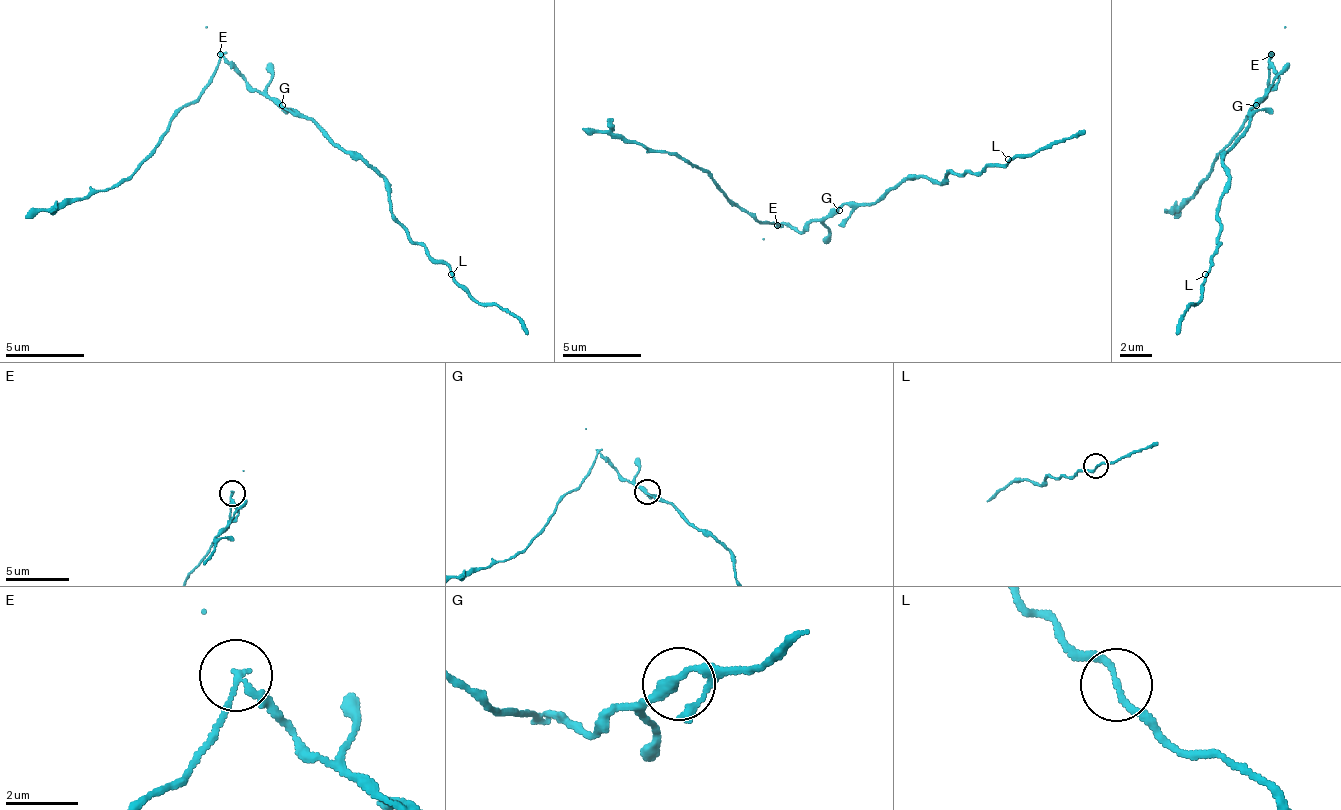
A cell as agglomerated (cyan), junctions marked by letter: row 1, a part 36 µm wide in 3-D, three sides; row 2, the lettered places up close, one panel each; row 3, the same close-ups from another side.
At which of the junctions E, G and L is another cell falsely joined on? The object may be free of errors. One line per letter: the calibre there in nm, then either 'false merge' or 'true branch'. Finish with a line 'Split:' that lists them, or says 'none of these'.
E: 150 nm thick; false merge
G: 280 nm thick; true branch
L: 150 nm thick; true branch
Split: E

